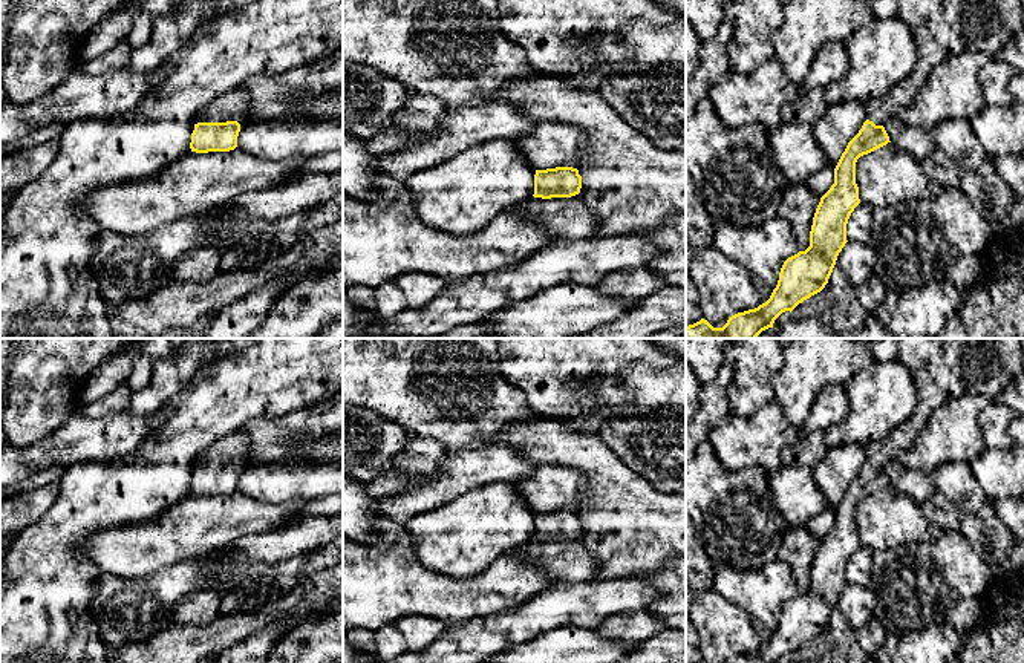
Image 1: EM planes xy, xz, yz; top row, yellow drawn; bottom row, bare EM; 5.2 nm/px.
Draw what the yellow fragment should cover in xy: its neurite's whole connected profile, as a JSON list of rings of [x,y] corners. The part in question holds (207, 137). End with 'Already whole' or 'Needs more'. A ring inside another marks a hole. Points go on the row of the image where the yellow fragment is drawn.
[[[243,87],[230,90],[202,107],[194,118],[190,149],[196,153],[230,152],[237,147],[240,124],[237,119],[248,110],[248,92]]]. Needs more

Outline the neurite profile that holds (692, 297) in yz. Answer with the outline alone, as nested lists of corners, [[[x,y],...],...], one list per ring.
[[[686,269],[686,328],[701,320],[700,294]]]

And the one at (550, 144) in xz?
[[[539,121],[522,138],[513,139],[534,170],[556,167],[580,168],[583,132],[569,124]]]

